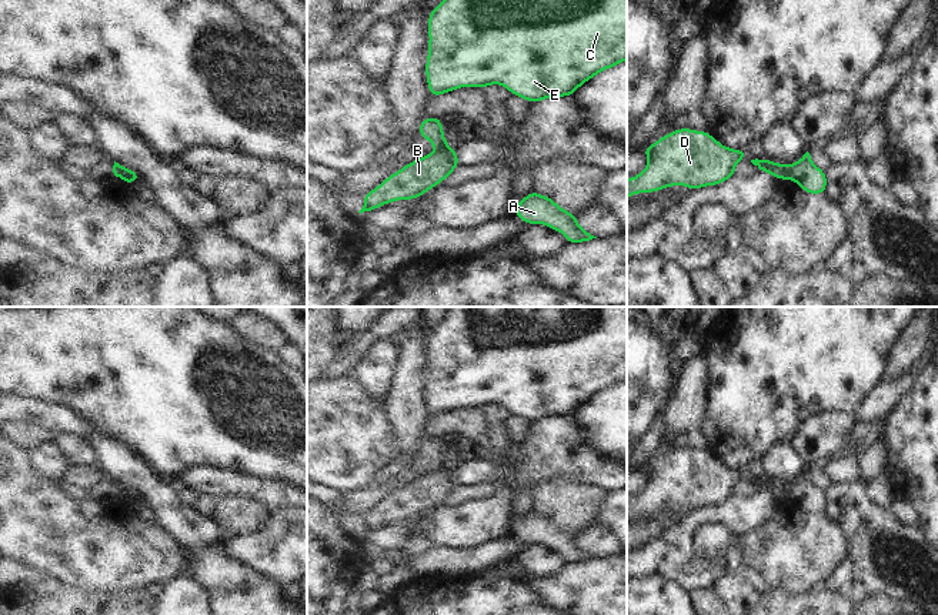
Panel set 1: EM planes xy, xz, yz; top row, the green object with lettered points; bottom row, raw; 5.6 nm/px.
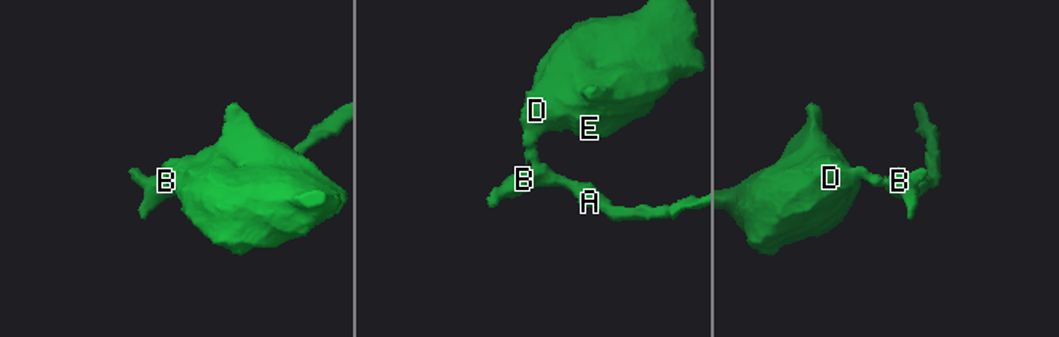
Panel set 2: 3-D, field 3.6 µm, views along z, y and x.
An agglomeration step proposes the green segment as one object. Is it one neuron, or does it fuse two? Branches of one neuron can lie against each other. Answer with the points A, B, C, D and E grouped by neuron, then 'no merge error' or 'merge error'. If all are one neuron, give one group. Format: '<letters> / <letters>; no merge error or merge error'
A B / C D E; merge error

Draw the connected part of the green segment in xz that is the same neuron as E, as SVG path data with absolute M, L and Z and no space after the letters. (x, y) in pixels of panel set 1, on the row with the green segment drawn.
M443 0L428 14L428 36L425 77L431 97L451 93L460 87L487 88L490 84L501 84L510 90L511 96L518 96L534 104L548 97L571 97L595 74L627 60L627 0Z

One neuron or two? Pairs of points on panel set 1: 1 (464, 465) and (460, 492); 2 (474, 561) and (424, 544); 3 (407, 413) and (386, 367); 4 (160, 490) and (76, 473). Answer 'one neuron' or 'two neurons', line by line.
1: two neurons
2: two neurons
3: two neurons
4: two neurons

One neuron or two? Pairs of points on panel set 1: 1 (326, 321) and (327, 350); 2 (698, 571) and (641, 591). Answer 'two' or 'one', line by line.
1: one
2: two

